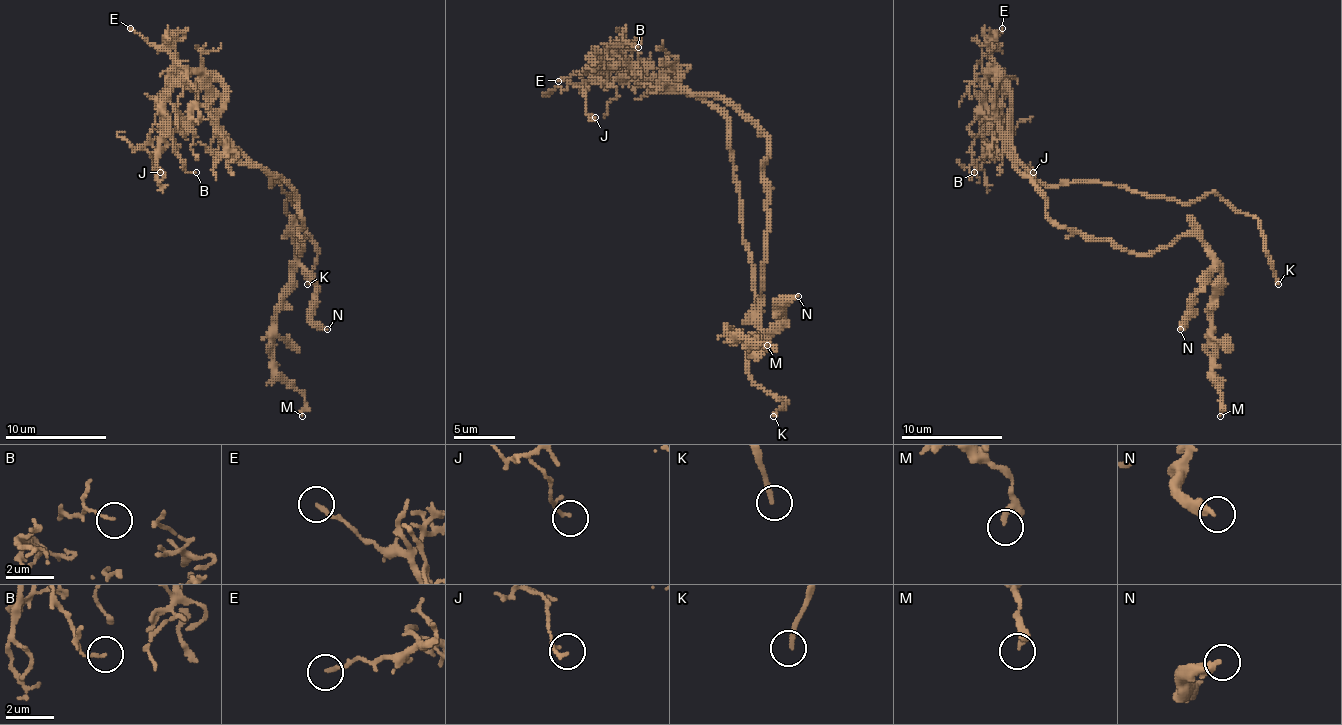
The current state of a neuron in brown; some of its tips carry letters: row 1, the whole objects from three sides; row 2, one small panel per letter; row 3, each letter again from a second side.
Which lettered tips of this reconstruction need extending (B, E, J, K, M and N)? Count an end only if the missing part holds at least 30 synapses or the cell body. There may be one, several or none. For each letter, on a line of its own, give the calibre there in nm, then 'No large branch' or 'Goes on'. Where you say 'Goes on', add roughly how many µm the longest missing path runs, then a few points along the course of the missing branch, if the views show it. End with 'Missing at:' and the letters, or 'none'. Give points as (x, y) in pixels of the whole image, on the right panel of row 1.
B: Thickness 110 nm. No large branch
E: Thickness 170 nm. No large branch
J: Thickness 100 nm. No large branch
K: Thickness 190 nm. Goes on. Missing length about 35 µm
M: Thickness 200 nm. No large branch
N: Thickness 360 nm. No large branch
Missing at: K

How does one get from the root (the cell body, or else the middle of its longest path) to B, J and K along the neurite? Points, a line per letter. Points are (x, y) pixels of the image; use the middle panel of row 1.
B: (755, 124), (715, 96), (635, 81), (610, 84), (607, 50), (623, 41), (638, 47)
J: (755, 124), (715, 96), (687, 96), (635, 81), (589, 81), (576, 87), (583, 90), (586, 111), (595, 117)
K: (755, 124), (721, 99), (712, 102), (727, 121), (743, 244), (758, 299), (749, 376), (786, 400), (773, 416)

